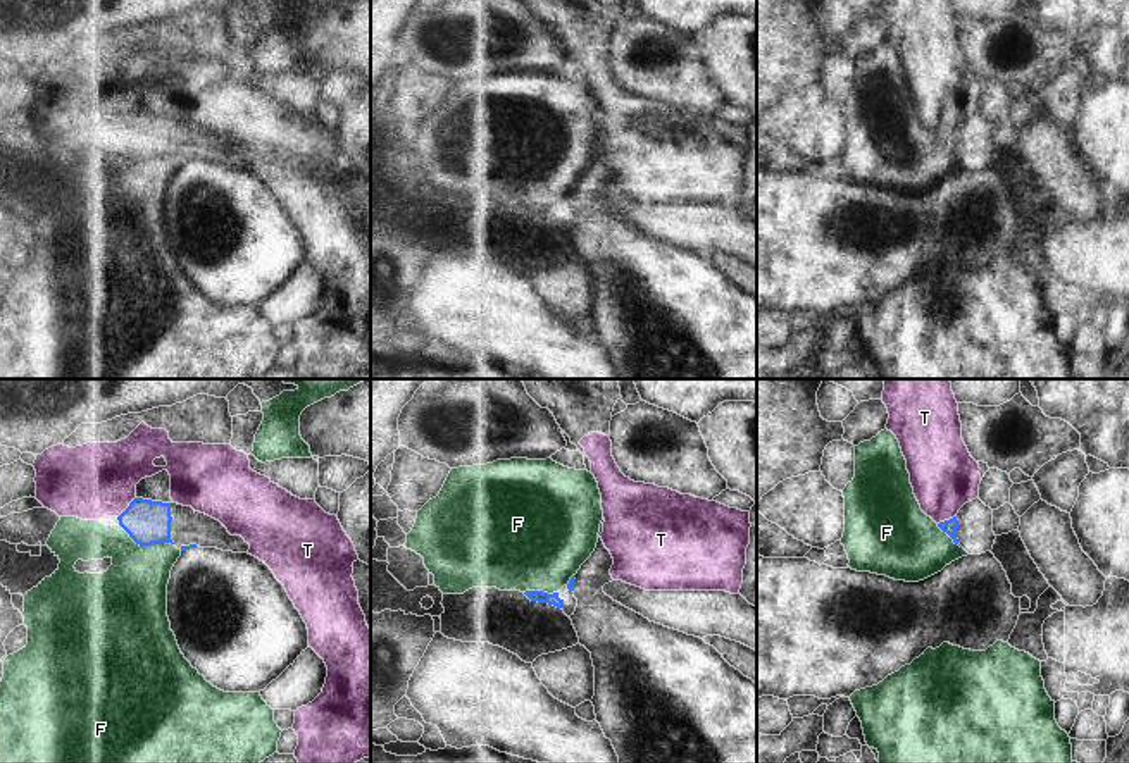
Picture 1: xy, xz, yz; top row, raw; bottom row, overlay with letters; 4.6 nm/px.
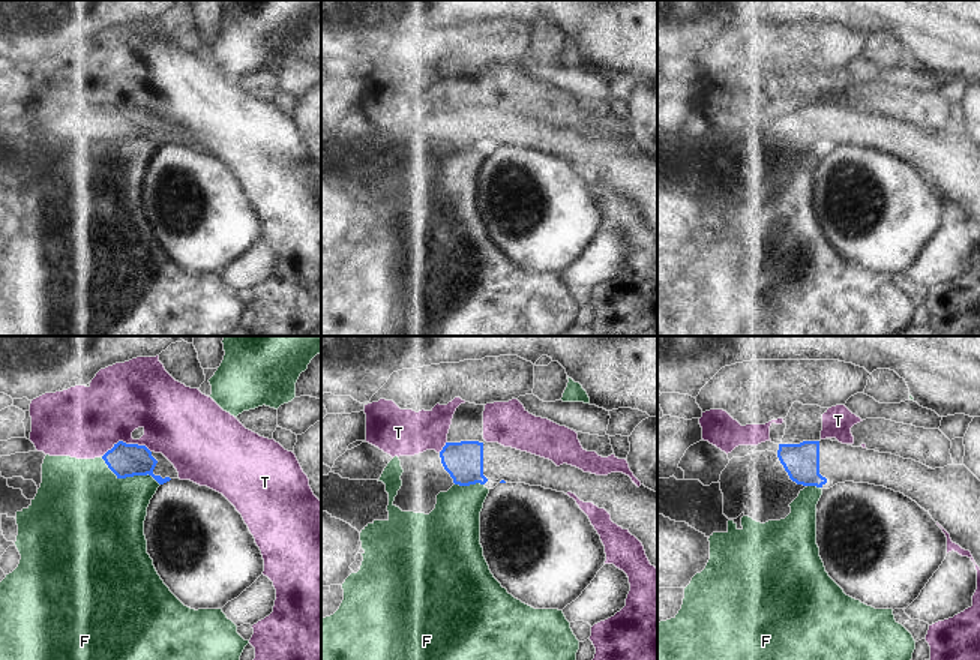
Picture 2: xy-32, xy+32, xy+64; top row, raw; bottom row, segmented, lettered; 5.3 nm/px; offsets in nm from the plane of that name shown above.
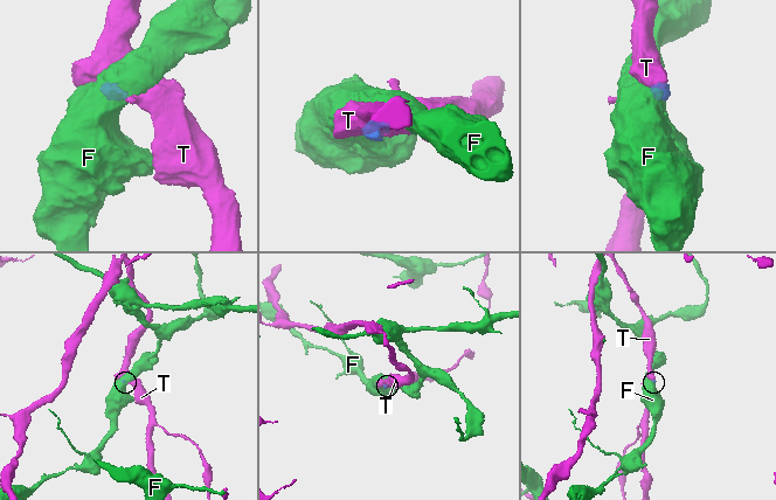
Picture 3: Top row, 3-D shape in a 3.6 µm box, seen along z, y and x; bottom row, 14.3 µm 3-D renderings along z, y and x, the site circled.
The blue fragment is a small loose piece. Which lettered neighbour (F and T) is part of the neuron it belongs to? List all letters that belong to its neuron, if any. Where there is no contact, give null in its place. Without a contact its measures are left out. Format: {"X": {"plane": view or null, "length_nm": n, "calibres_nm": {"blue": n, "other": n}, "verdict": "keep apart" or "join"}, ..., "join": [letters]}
{"F": {"plane": "xy", "length_nm": 280, "calibres_nm": {"blue": 200, "other": 340}, "verdict": "keep apart"}, "T": {"plane": "xy", "length_nm": 130, "calibres_nm": {"blue": 200, "other": 360}, "verdict": "keep apart"}, "join": []}

